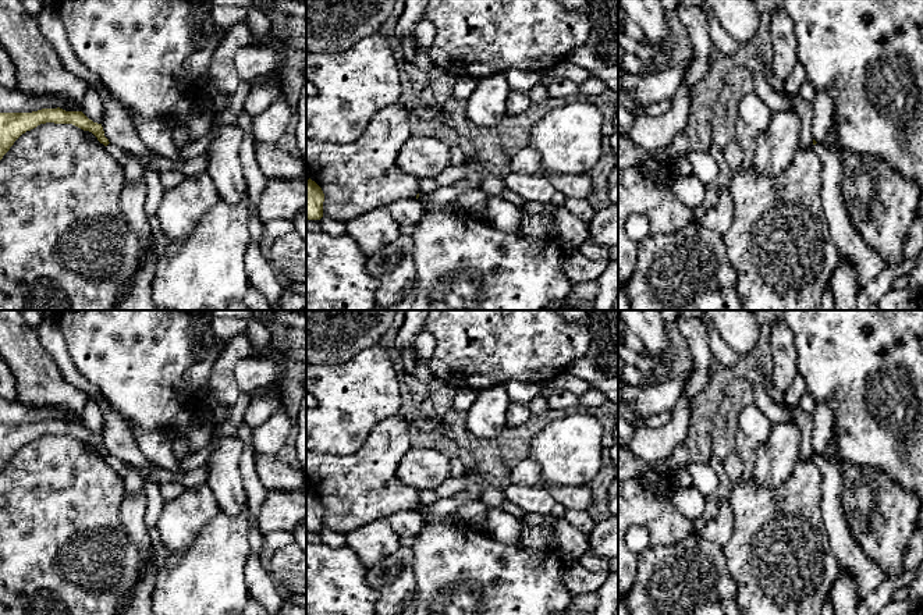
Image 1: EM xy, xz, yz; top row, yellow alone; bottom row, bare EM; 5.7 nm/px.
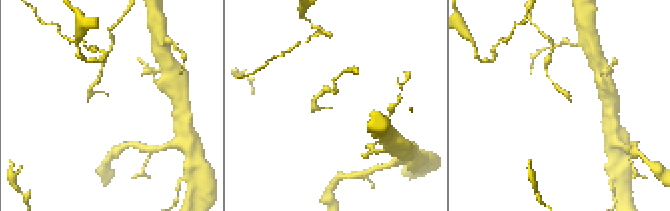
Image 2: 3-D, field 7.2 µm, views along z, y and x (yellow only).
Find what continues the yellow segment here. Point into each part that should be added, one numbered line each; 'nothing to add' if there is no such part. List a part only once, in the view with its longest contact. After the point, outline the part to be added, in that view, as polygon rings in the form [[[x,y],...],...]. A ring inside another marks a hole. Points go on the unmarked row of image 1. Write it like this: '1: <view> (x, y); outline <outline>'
nothing to add

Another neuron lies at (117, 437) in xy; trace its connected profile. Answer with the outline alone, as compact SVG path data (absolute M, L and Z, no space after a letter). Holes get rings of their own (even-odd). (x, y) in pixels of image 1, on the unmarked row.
M86 392L88 399L95 402L103 412L102 438L110 455L128 462L135 468L155 470L159 466L150 462L136 444L125 420L110 409L102 394Z

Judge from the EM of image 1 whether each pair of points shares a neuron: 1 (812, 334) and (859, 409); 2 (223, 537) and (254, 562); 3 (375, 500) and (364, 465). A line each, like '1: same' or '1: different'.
1: same
2: different
3: same

